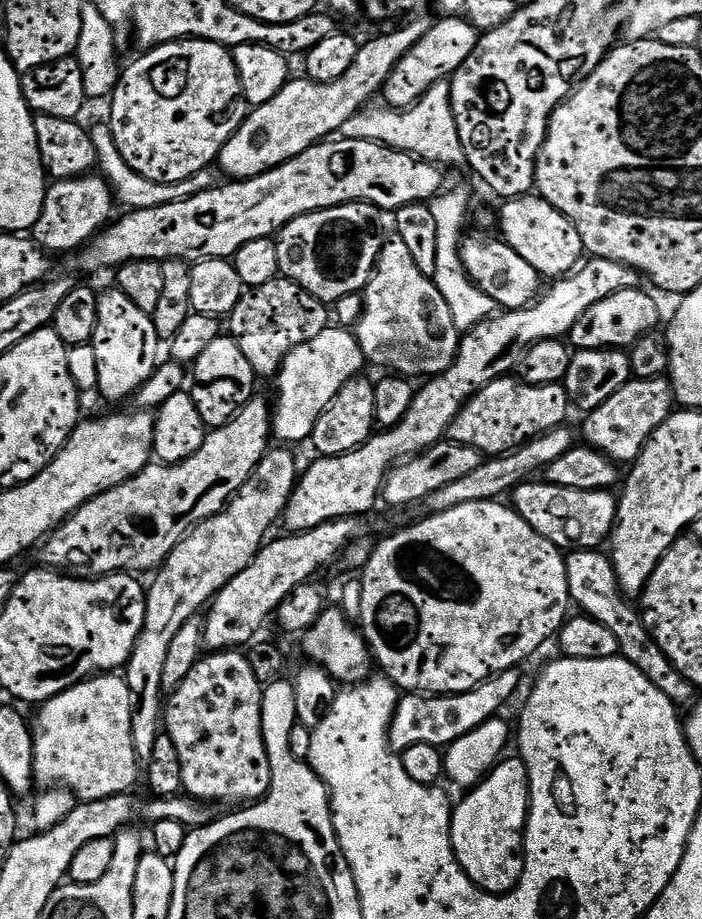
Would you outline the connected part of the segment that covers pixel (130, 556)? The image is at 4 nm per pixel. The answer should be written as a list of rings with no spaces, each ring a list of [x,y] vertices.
[[[253,395],[247,400],[220,428],[211,429],[205,435],[202,446],[190,458],[177,464],[162,464],[153,462],[143,468],[138,475],[106,490],[101,496],[95,496],[86,502],[73,516],[69,516],[55,532],[43,541],[44,560],[49,569],[71,570],[76,574],[83,574],[88,578],[99,578],[113,574],[141,574],[151,573],[164,563],[178,546],[178,542],[188,535],[189,530],[197,528],[206,518],[218,514],[228,505],[228,501],[236,495],[236,491],[254,474],[258,462],[270,451],[270,443],[274,433],[272,431],[273,405],[260,397]]]

